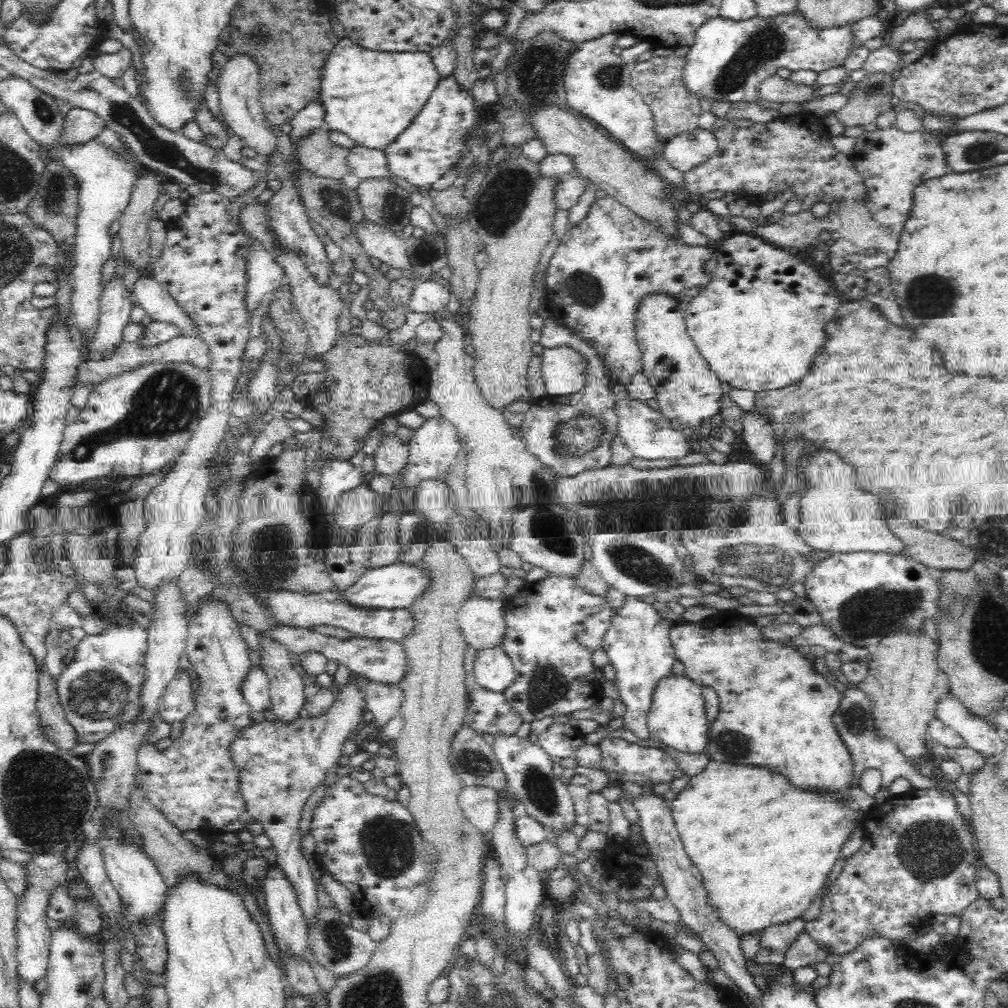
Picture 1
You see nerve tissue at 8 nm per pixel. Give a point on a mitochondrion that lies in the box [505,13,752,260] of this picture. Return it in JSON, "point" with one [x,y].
{"point":[536,71]}

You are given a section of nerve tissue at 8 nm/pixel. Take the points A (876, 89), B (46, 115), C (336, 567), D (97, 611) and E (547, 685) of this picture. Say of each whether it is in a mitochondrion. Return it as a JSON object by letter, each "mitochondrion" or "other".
{"A":"mitochondrion","B":"mitochondrion","C":"other","D":"other","E":"mitochondrion"}

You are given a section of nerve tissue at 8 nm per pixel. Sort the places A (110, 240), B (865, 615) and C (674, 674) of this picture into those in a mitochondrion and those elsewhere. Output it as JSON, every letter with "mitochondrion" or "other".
{"A":"other","B":"mitochondrion","C":"other"}

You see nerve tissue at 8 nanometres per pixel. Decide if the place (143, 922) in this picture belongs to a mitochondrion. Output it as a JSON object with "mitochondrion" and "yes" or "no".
{"mitochondrion":"no"}

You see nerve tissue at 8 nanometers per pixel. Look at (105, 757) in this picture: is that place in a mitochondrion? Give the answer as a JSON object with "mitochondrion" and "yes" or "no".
{"mitochondrion":"yes"}

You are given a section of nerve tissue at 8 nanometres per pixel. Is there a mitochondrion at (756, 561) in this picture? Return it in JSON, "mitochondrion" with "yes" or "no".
{"mitochondrion":"yes"}

